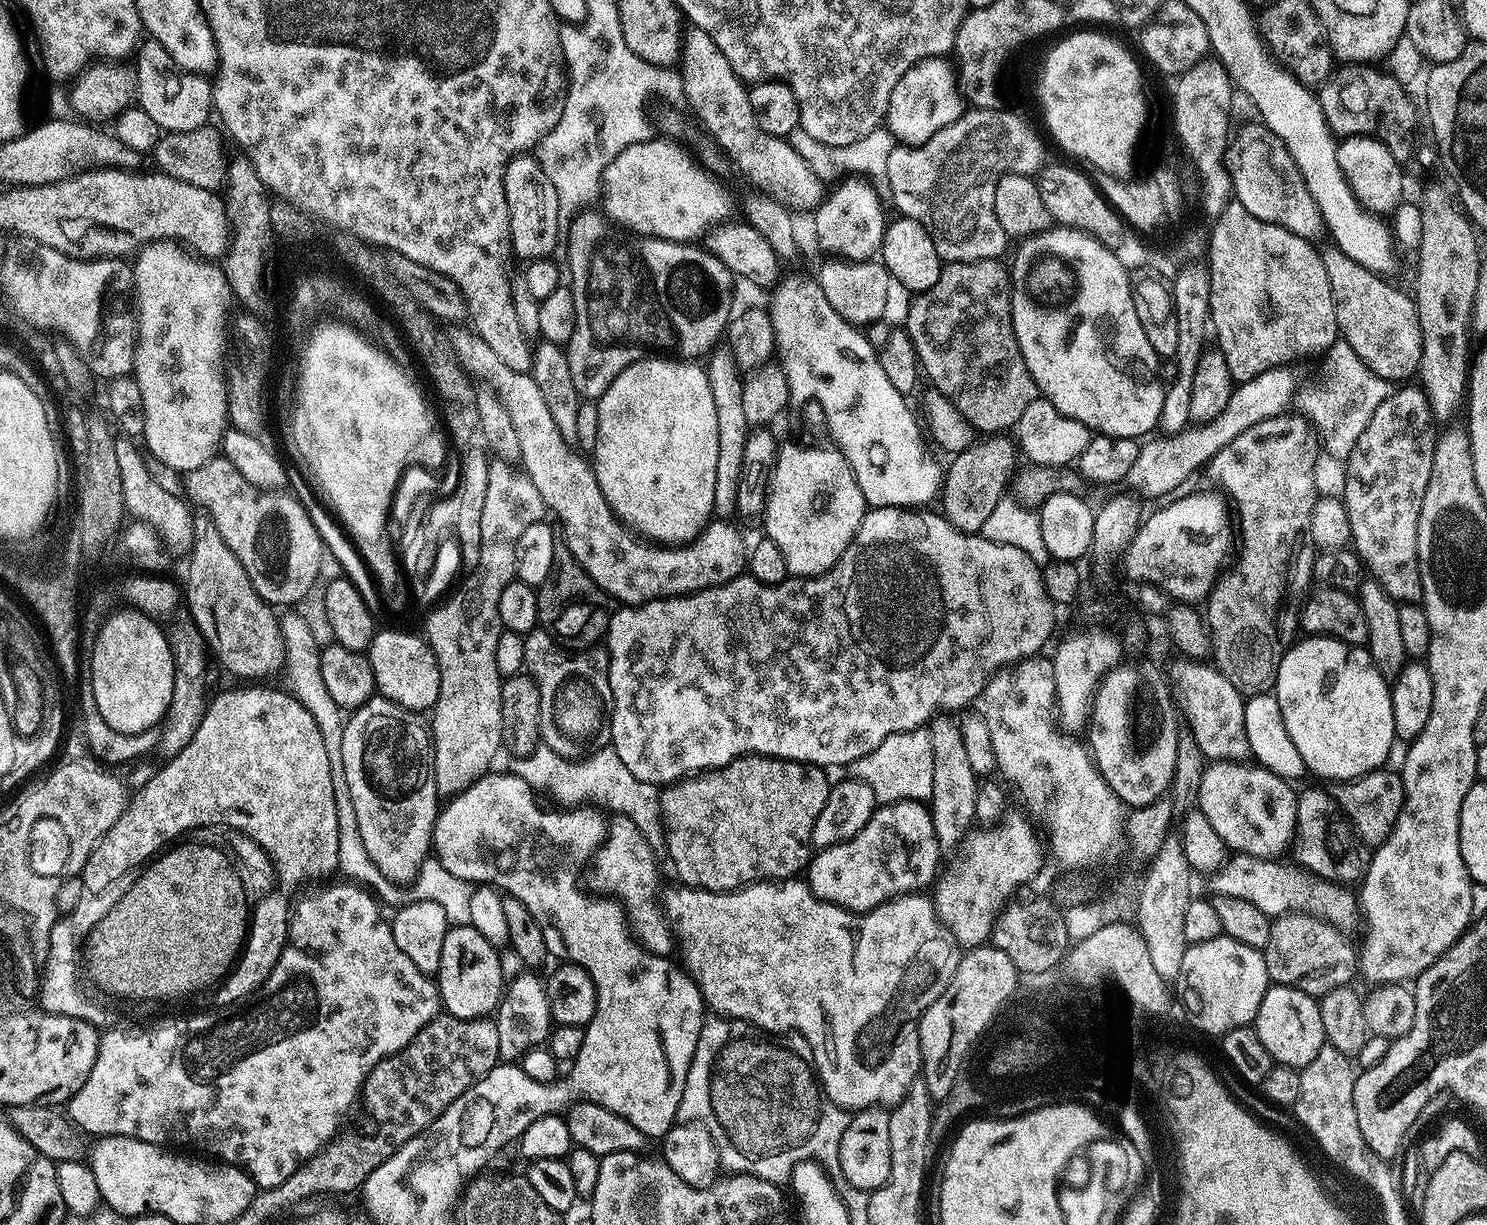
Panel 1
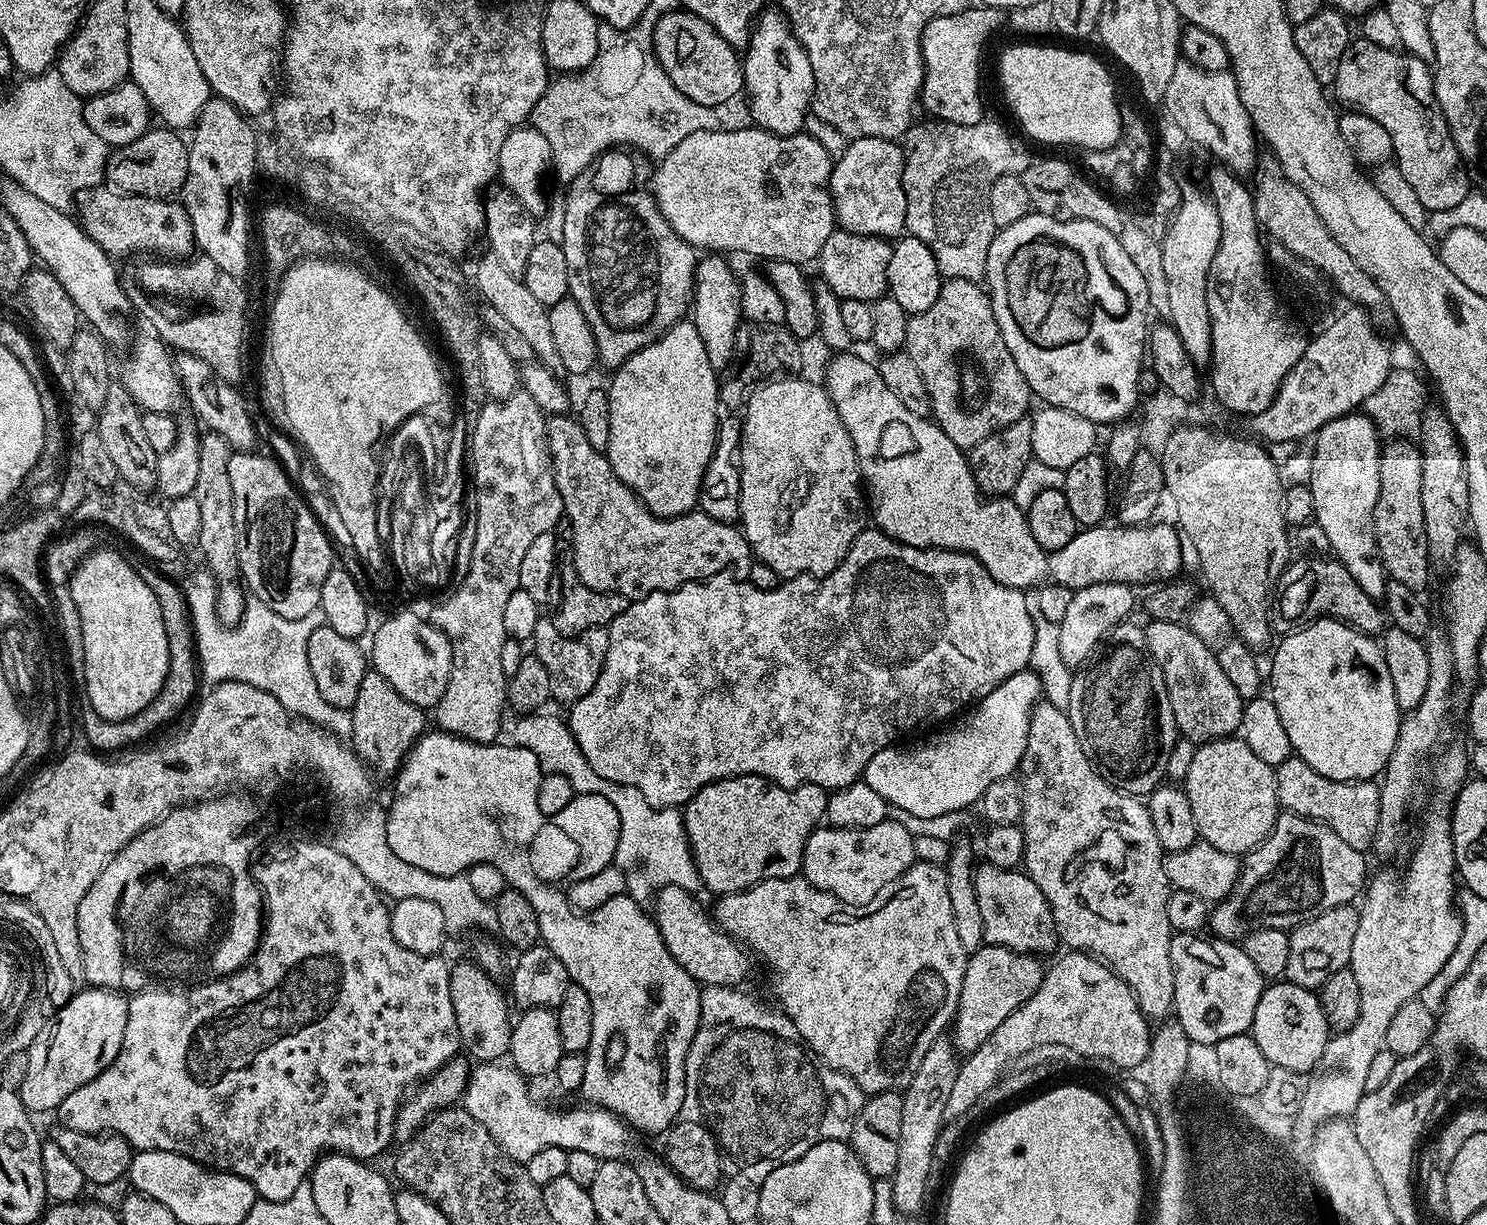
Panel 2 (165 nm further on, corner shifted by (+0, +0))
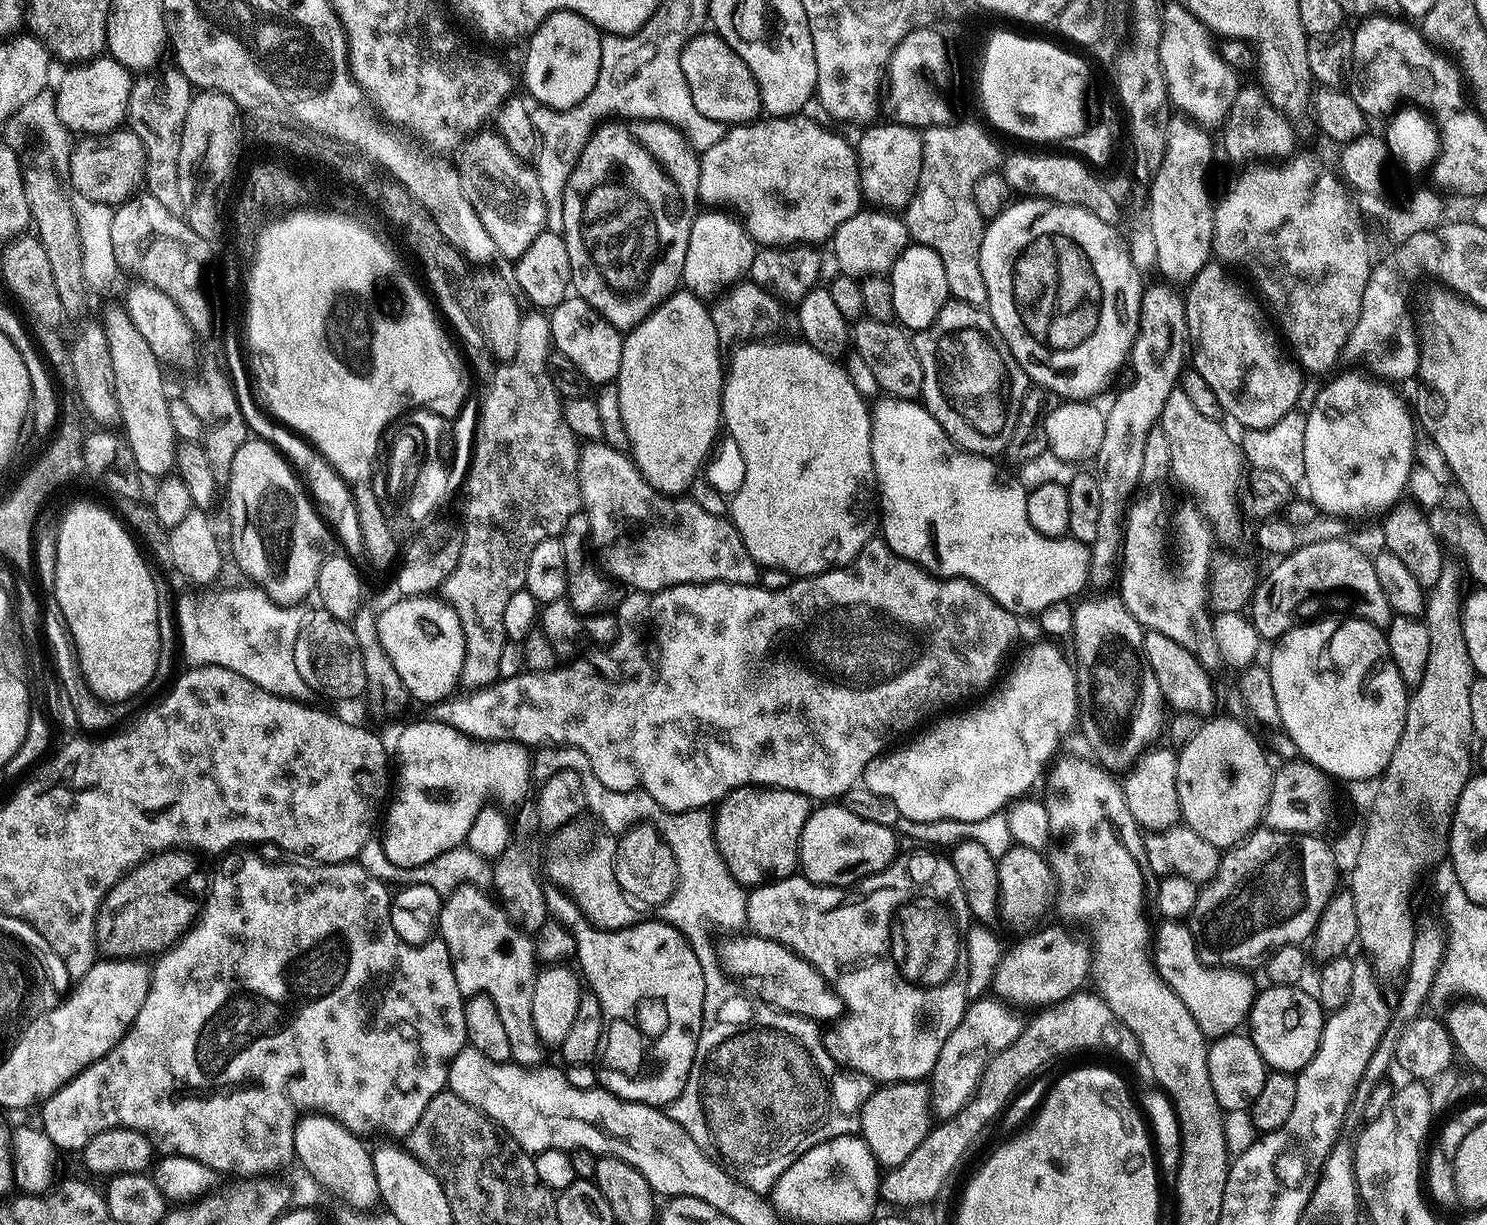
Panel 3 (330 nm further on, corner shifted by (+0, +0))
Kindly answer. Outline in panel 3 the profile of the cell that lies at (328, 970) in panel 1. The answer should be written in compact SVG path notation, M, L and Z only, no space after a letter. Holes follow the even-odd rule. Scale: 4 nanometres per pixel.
M248 856L233 872L220 872L212 880L212 885L208 888L208 897L205 898L204 904L199 905L198 915L191 928L159 957L157 964L151 965L152 981L150 990L146 994L146 1002L142 1002L142 1010L138 1010L138 1018L128 1027L128 1033L120 1039L118 1046L114 1046L102 1058L98 1058L88 1068L82 1069L66 1086L62 1086L59 1092L44 1101L42 1111L44 1111L44 1121L42 1127L45 1134L56 1145L57 1149L68 1152L79 1153L94 1138L94 1134L102 1134L102 1130L111 1128L133 1128L150 1138L153 1149L164 1156L185 1156L194 1158L194 1162L202 1162L202 1166L211 1168L217 1174L229 1172L232 1178L247 1178L263 1174L274 1174L278 1168L284 1168L288 1163L293 1163L296 1147L294 1146L294 1130L298 1117L307 1110L312 1114L323 1114L332 1117L342 1126L346 1126L351 1132L365 1134L371 1130L375 1124L381 1124L388 1132L400 1136L396 1138L407 1137L410 1130L422 1118L422 1110L439 1092L445 1091L448 1087L448 1071L452 1065L452 1059L460 1053L468 1044L468 1035L466 1034L466 1018L464 1017L464 1002L466 997L458 990L458 982L454 978L454 966L450 958L450 950L446 950L446 942L439 938L433 938L424 944L407 944L398 938L394 926L390 922L390 910L392 909L392 896L387 883L378 878L371 876L365 868L358 862L349 862L346 864L321 864L319 862L292 862L296 864L267 864L264 860L259 860L256 856Z

